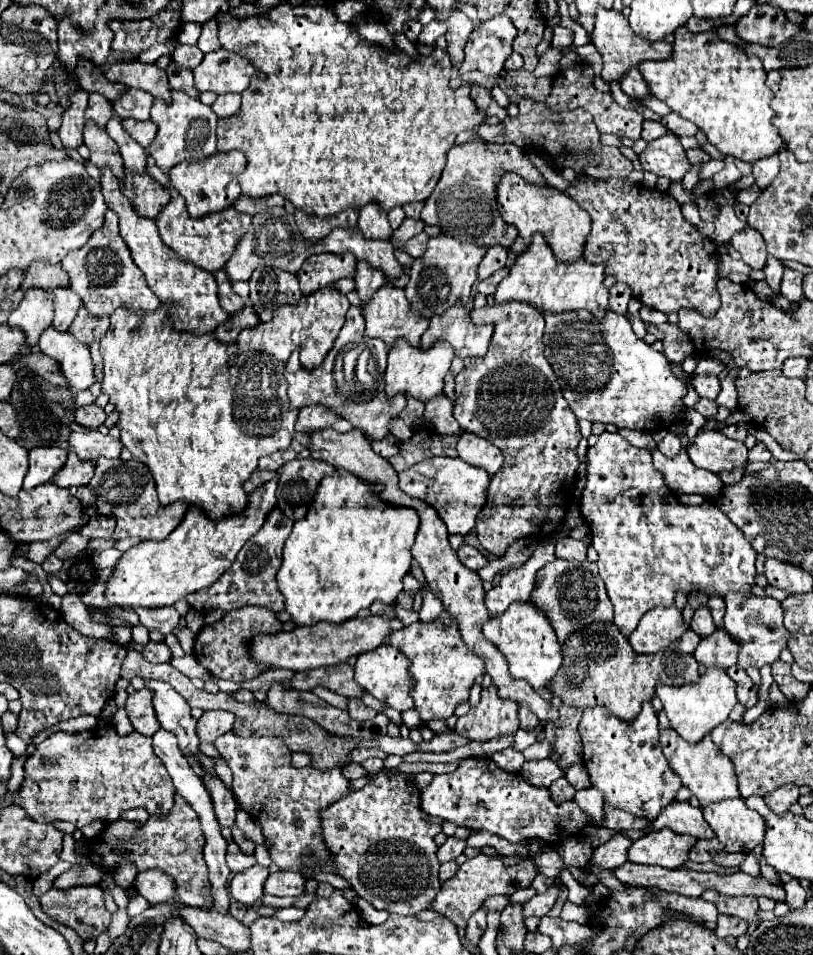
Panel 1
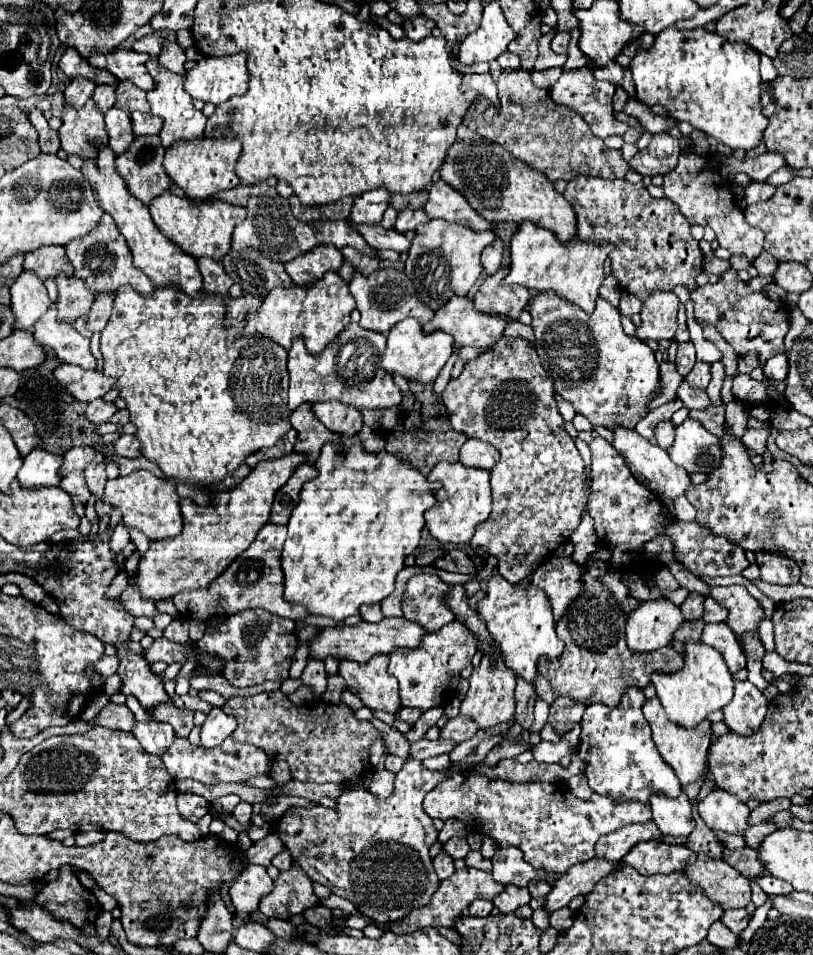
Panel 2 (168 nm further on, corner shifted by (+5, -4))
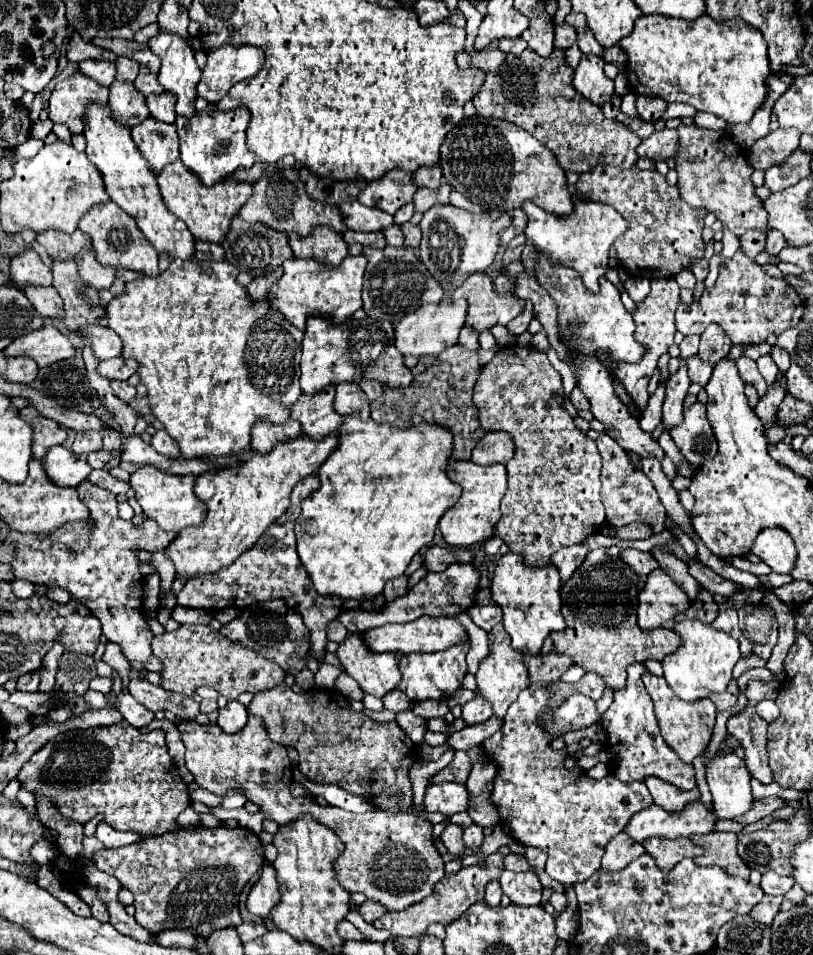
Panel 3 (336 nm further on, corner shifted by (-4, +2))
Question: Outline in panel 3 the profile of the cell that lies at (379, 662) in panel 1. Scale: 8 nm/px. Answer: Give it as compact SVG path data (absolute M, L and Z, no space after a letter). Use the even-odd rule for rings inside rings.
M349 633L345 641L339 643L337 657L345 673L349 673L365 693L383 697L399 685L397 655L371 651L365 647L361 633Z

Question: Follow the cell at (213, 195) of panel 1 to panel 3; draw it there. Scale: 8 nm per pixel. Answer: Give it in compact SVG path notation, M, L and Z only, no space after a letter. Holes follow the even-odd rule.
M209 105L203 111L197 111L195 119L177 117L175 125L177 125L179 139L181 139L181 161L185 163L185 167L189 167L193 173L197 173L205 185L215 185L217 181L229 177L239 165L255 163L255 153L249 151L245 145L245 129L249 125L247 107L235 107L231 111L217 111L217 105Z

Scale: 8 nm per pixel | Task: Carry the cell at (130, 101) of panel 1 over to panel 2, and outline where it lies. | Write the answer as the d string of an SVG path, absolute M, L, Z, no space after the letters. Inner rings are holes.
M122 81L116 87L116 109L122 109L126 113L140 111L140 113L150 113L150 105L146 101L146 91L138 89L130 81Z

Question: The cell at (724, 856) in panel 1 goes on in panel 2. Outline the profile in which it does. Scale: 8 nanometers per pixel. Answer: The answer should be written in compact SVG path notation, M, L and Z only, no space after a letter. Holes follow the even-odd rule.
M744 847L740 851L732 851L728 857L724 857L734 869L738 869L746 877L756 877L764 871L764 865L758 861L758 851Z

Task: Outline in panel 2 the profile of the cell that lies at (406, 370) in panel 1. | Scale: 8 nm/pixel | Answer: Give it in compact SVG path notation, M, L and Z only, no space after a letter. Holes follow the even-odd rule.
M404 319L398 325L394 325L388 333L388 345L386 351L382 355L382 369L386 369L386 373L398 373L410 381L422 383L422 385L430 385L436 381L440 369L444 367L444 363L450 359L452 355L452 337L444 331L434 331L424 335L422 327L418 321L414 319Z

